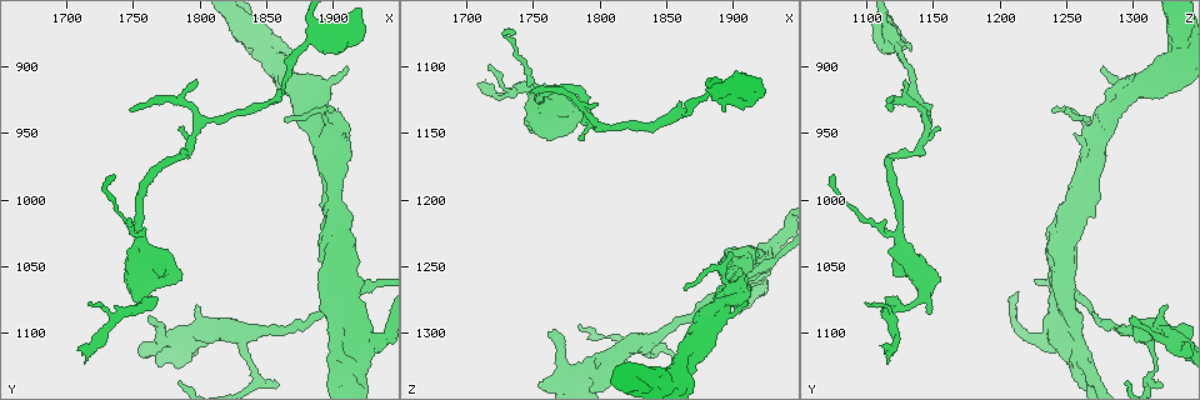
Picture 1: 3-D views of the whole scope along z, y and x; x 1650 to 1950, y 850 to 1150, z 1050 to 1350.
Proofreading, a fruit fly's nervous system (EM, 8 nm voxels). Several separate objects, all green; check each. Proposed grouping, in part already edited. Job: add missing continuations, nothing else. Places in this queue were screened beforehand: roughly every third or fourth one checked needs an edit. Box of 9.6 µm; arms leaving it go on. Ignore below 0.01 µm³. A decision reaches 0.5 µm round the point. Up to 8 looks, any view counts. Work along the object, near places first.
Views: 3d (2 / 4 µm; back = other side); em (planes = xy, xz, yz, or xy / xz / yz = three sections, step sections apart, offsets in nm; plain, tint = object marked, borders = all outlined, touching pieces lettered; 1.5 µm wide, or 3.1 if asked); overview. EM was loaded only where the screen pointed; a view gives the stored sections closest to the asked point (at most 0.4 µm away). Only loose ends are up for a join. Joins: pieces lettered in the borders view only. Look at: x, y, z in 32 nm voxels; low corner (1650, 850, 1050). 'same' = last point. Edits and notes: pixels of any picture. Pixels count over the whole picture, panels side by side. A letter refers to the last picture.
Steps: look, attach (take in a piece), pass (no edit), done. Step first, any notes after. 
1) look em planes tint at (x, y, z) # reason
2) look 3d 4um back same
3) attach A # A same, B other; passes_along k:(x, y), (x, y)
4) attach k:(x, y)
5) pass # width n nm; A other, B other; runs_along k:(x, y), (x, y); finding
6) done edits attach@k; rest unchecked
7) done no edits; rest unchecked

look em xz step 4 borders at (1762, 1088, 1298) # free end

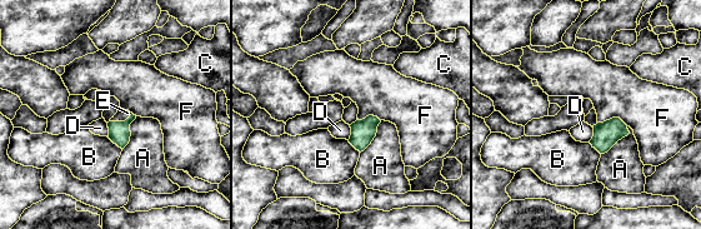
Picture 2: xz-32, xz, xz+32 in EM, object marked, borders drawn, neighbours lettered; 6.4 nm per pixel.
attach E # width 130 nm; A other, B other, C other, D other, E same, F other; passes_along 2:(119, 132), (120, 122), (121, 115); it goes on there

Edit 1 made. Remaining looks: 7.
look overview

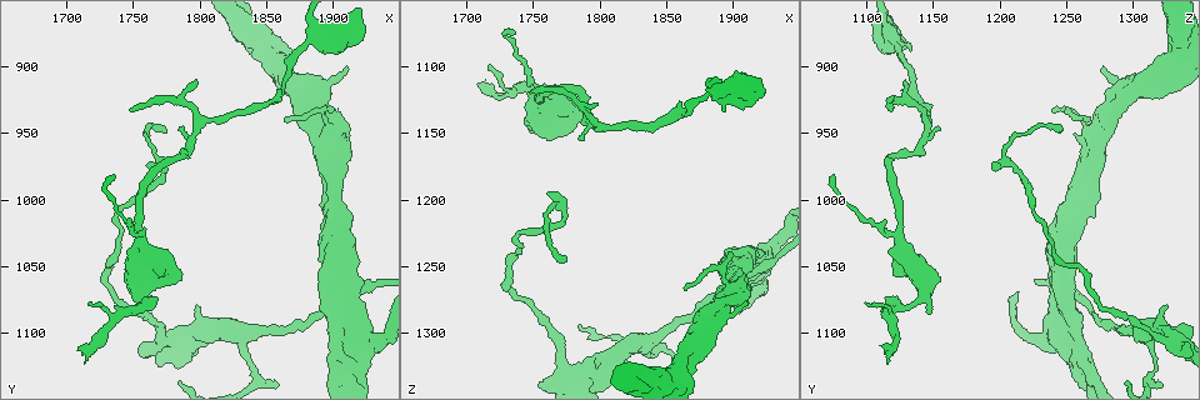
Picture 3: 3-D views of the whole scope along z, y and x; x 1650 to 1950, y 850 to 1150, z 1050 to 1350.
look em yz step 4 tint at (1734, 982, 1076) # tapers out

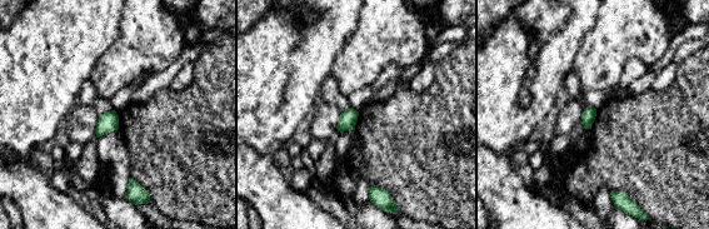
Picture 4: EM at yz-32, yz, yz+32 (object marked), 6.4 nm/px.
look em planes tint same # cut it another way

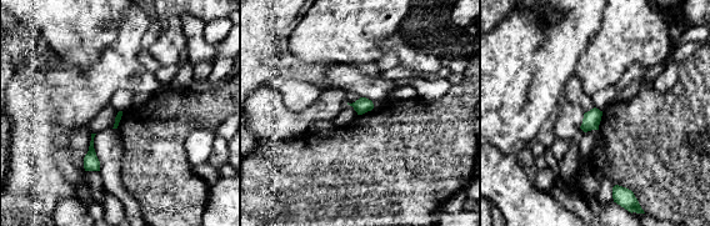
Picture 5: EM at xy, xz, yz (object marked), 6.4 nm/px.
look em planes borders same # what lies round it

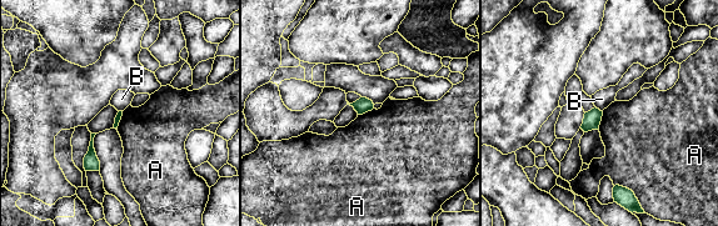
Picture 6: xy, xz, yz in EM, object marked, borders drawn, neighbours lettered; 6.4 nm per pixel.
pass # A other, B other; border 6:(596, 106), (602, 111); no lettered piece goes on from it

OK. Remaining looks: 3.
done edits attach@2; rest unchecked

